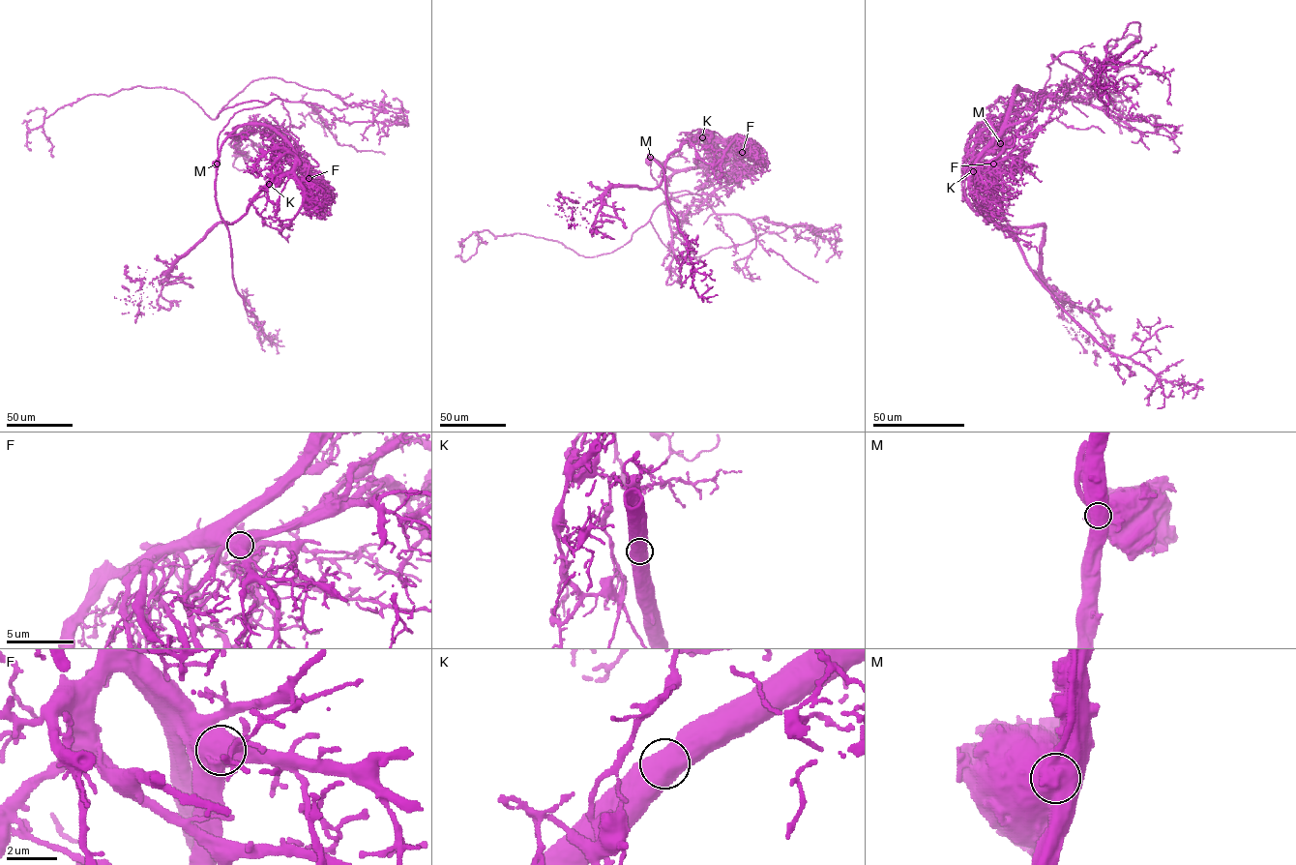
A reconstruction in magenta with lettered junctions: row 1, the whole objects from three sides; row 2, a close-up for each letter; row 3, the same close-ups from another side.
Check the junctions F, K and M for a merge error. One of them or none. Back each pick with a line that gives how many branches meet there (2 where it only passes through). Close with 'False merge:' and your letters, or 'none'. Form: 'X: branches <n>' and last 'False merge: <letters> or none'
M: branches 2
False merge: M

